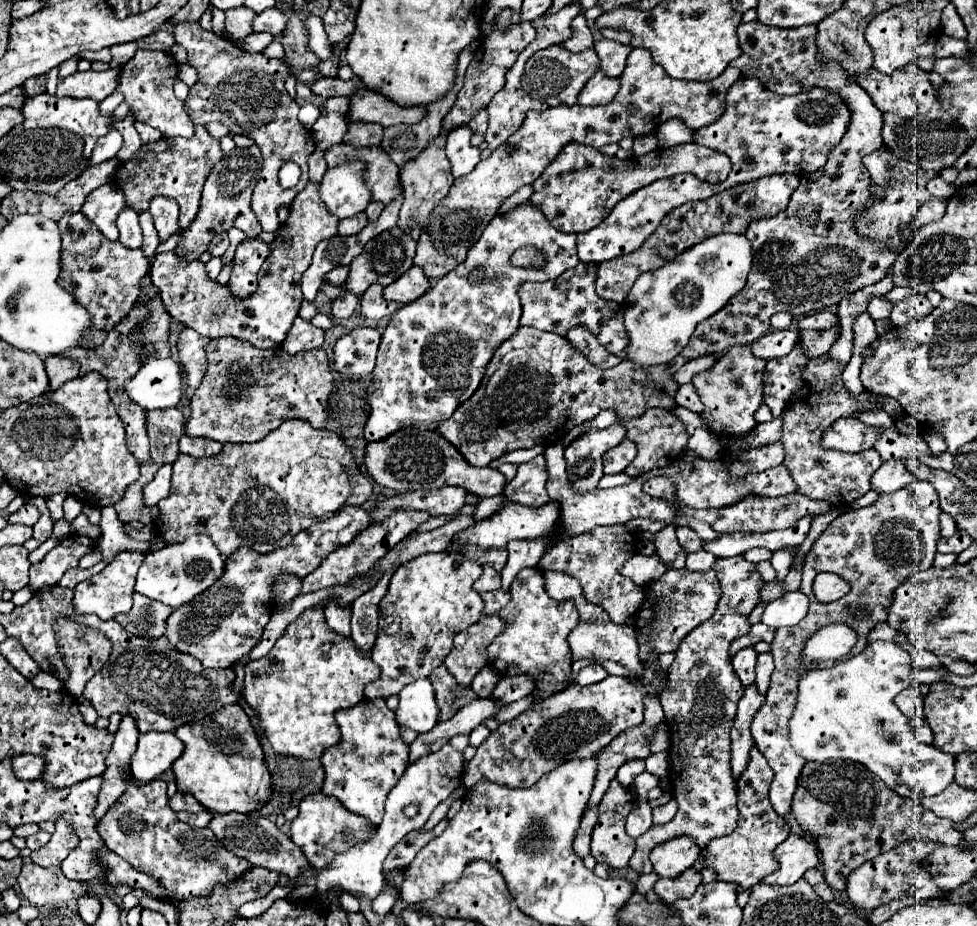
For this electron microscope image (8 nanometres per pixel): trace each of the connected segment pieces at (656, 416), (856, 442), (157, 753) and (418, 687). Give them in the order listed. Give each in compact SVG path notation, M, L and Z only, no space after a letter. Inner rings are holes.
M661 408L647 410L645 416L633 418L633 422L629 422L629 426L625 426L625 430L627 430L625 438L635 438L635 444L639 448L635 460L625 470L625 474L629 474L629 476L639 476L645 470L667 466L687 446L687 438L689 438L687 432L685 432L685 426L681 424L681 420L677 420L669 410L661 410Z
M841 418L825 430L821 442L825 448L835 448L841 452L865 452L877 442L879 434L879 428L867 426L857 418Z
M173 732L139 734L137 752L133 754L133 778L149 782L167 772L183 754L185 746Z
M417 680L399 692L399 706L395 710L395 722L399 728L413 732L427 732L437 724L439 708L435 704L433 686L429 680Z

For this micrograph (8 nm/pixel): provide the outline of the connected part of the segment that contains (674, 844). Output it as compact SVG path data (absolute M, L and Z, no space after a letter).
M673 838L653 848L651 862L661 878L677 878L697 862L699 854L701 850L693 838Z

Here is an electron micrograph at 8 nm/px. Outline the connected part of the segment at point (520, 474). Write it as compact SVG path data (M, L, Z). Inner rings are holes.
M537 456L519 466L515 476L515 502L533 508L549 502L549 496L545 494L545 456Z

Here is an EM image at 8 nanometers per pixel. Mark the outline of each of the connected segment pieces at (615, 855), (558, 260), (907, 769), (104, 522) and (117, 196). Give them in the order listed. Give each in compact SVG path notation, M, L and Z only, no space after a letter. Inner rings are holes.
M613 780L599 804L599 820L597 820L593 836L591 836L591 854L597 862L605 862L611 868L625 868L627 866L629 858L635 852L635 840L625 832L625 820L633 808L633 802L635 802L633 794L629 790L625 790L617 780Z
M529 202L513 214L495 216L483 236L469 248L465 262L443 276L417 302L401 306L391 316L369 384L371 414L365 438L379 442L403 428L437 430L477 390L497 346L517 332L521 318L519 286L523 282L555 280L565 270L575 268L577 262L575 234L553 230ZM527 244L547 254L545 268L517 268L511 264L513 252ZM477 268L485 270L483 280L471 284L469 276Z
M871 642L867 648L849 658L849 666L831 666L823 670L813 670L813 674L799 678L799 698L795 712L789 720L789 742L793 750L805 762L825 762L825 760L853 760L867 766L877 774L887 788L899 796L921 800L925 796L941 794L955 776L955 758L951 754L941 754L931 744L925 744L915 734L915 722L909 720L893 702L893 698L913 682L913 662L909 654L893 642Z
M109 506L109 510L101 510L101 542L99 548L103 552L103 560L109 564L119 552L125 550L135 550L135 552L149 552L151 550L151 542L139 542L127 536L123 524L117 518L115 508Z
M103 184L97 190L93 190L81 212L105 234L109 240L119 240L119 230L117 230L117 216L125 206L125 194L117 184Z

